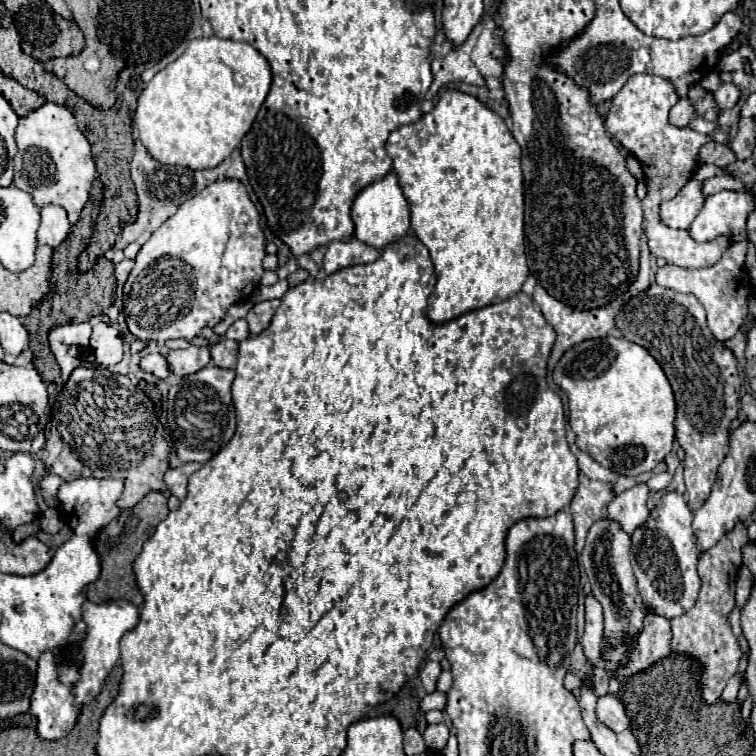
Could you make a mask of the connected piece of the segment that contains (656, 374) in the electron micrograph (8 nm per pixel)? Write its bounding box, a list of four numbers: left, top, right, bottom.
[552,337,676,475]

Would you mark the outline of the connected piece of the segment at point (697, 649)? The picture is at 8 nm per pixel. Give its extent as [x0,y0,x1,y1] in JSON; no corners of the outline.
[670,527,750,703]

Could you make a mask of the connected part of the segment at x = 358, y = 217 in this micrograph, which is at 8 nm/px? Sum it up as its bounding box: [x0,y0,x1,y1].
[352,171,410,249]

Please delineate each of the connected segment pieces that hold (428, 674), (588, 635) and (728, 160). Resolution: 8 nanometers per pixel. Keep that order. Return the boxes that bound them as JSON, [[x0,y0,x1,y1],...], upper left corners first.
[[420,661,442,693],[582,597,602,665],[700,143,736,167]]

